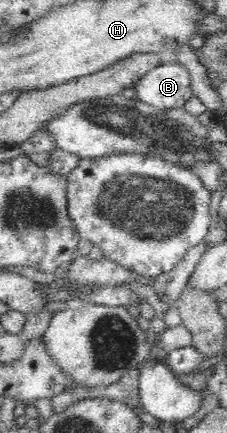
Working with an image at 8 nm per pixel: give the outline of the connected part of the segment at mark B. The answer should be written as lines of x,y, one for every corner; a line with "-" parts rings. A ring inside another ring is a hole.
184,63
160,65
138,80
136,98
158,109
183,108
192,98
190,69

